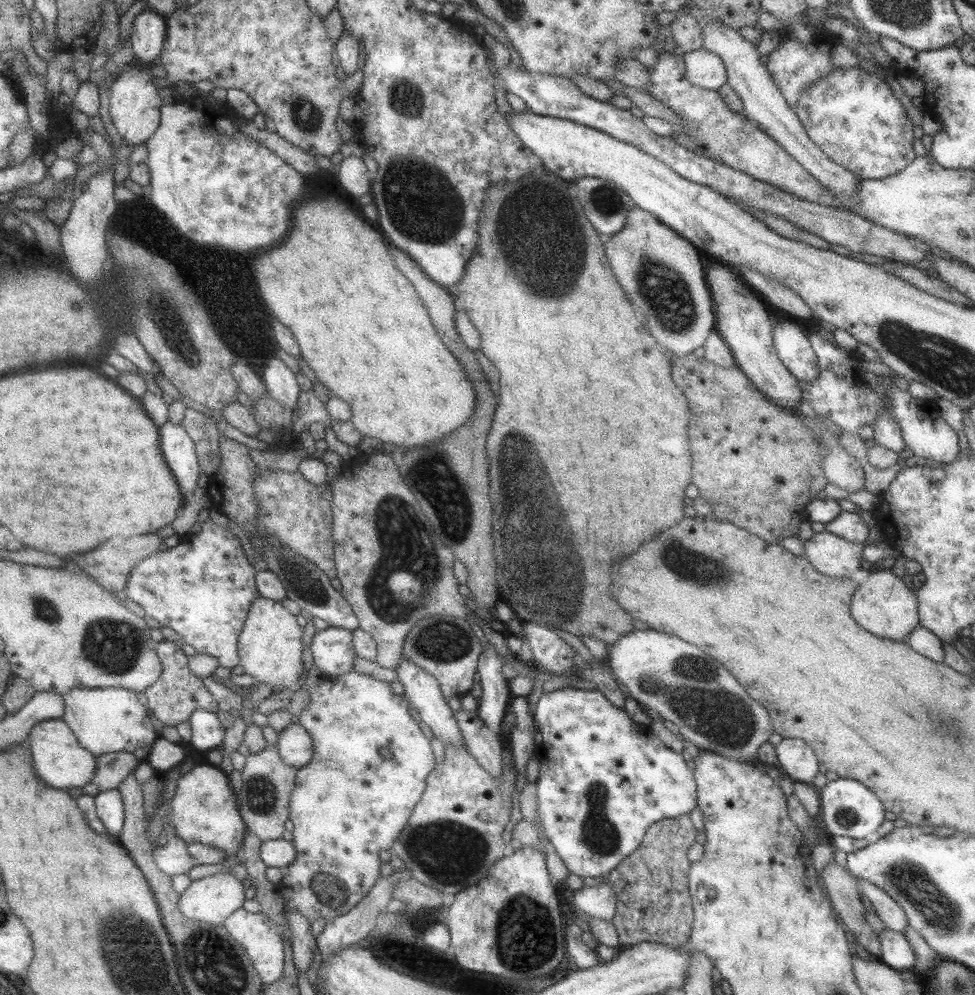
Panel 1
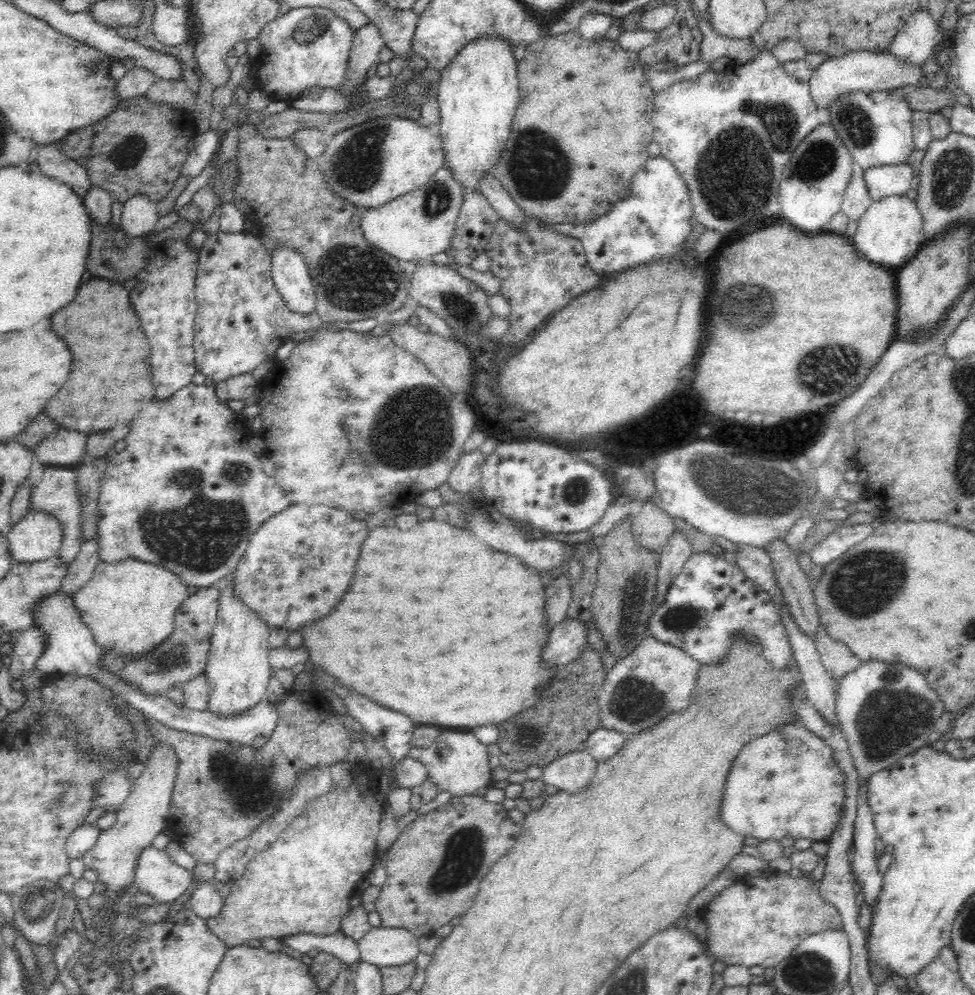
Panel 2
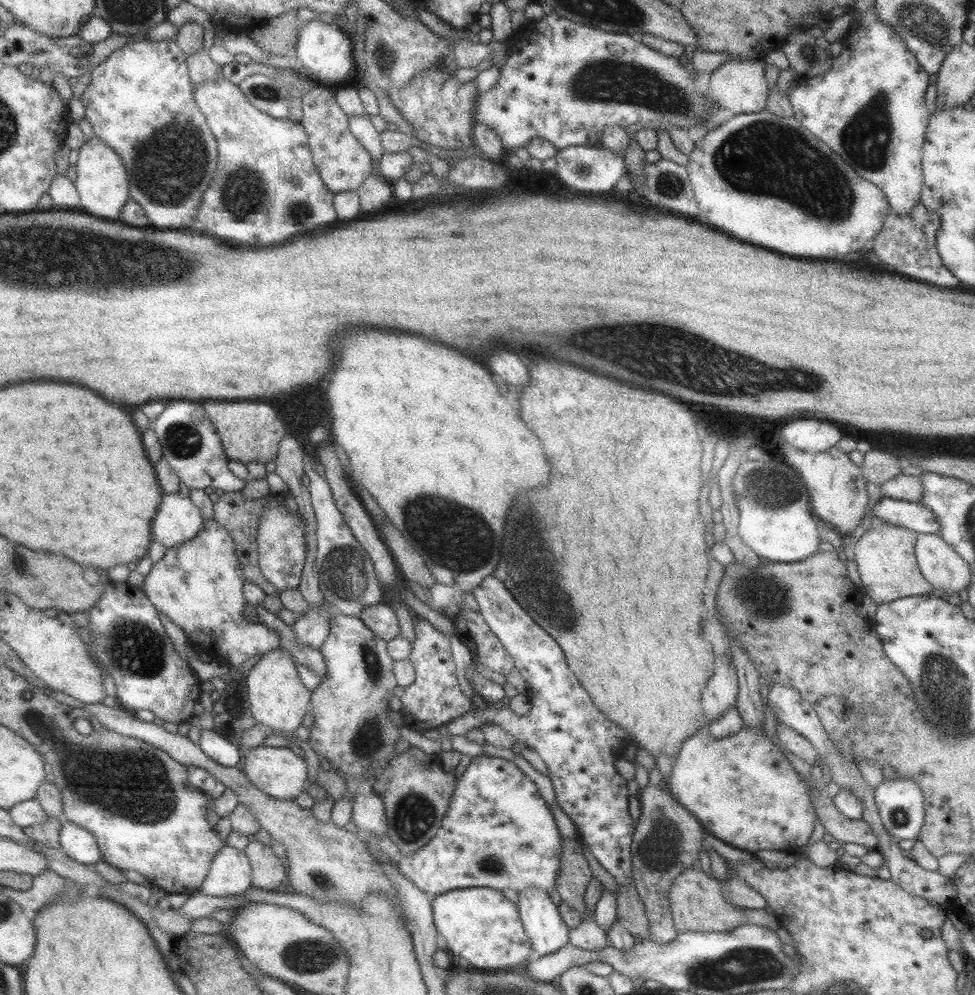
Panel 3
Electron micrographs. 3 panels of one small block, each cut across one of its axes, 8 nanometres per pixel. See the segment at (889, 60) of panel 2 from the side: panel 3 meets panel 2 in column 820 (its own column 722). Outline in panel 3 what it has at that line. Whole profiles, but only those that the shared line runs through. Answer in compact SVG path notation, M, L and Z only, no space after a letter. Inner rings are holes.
M736 59L721 64L710 73L707 94L714 100L717 106L727 108L733 114L752 113L763 110L765 101L770 91L766 85L763 69L764 60L761 59Z

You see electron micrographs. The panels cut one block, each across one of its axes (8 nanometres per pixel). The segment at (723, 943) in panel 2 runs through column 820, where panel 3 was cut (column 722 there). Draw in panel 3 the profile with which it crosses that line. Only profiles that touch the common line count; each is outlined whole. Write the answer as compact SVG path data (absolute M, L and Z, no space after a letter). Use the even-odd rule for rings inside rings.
M689 868L684 870L671 885L669 889L669 895L667 895L670 911L672 912L672 921L675 928L679 933L683 931L691 932L725 932L728 930L733 930L737 926L744 924L756 924L759 926L767 927L772 931L780 928L780 922L777 920L774 913L767 913L764 909L749 909L749 908L737 908L723 899L723 894L721 892L721 882L716 880L715 877L707 877L700 868Z

